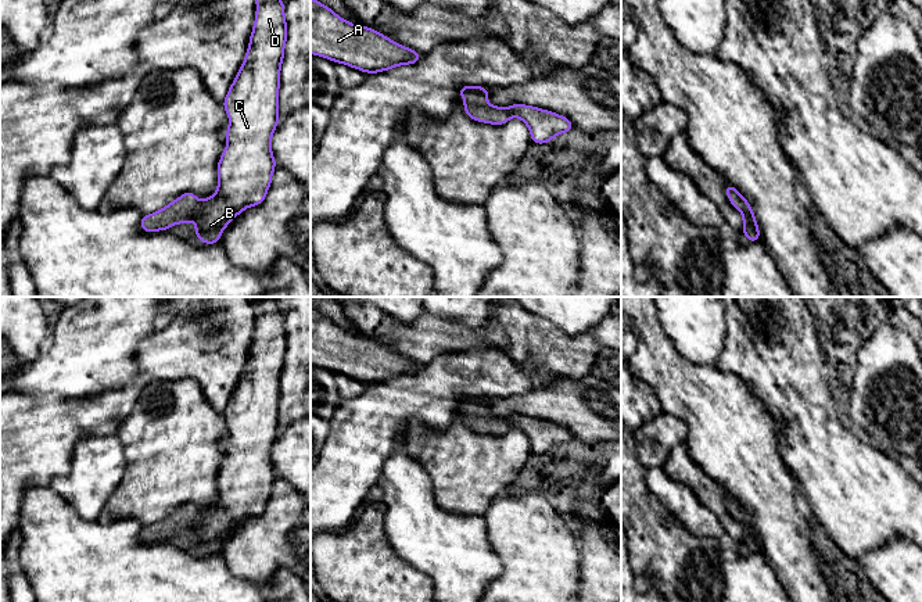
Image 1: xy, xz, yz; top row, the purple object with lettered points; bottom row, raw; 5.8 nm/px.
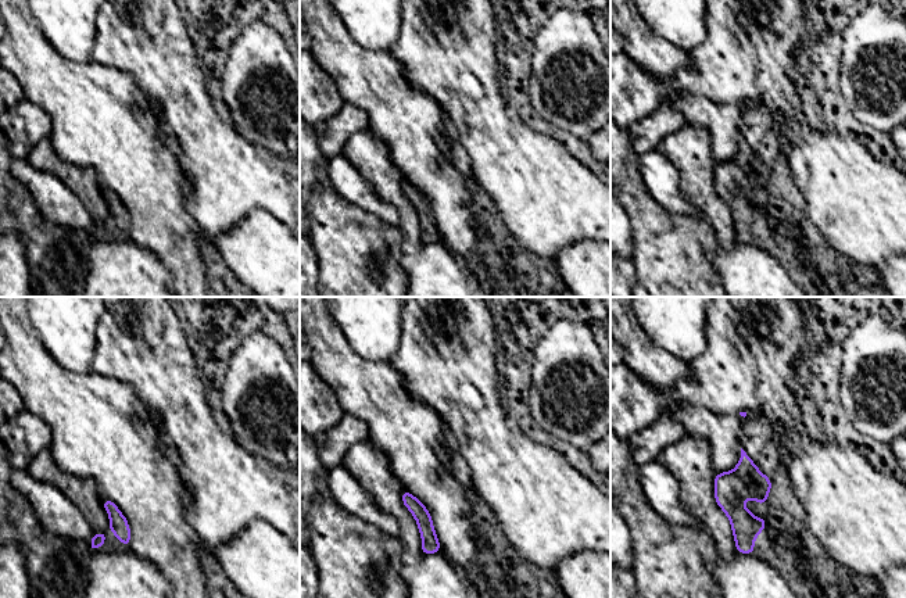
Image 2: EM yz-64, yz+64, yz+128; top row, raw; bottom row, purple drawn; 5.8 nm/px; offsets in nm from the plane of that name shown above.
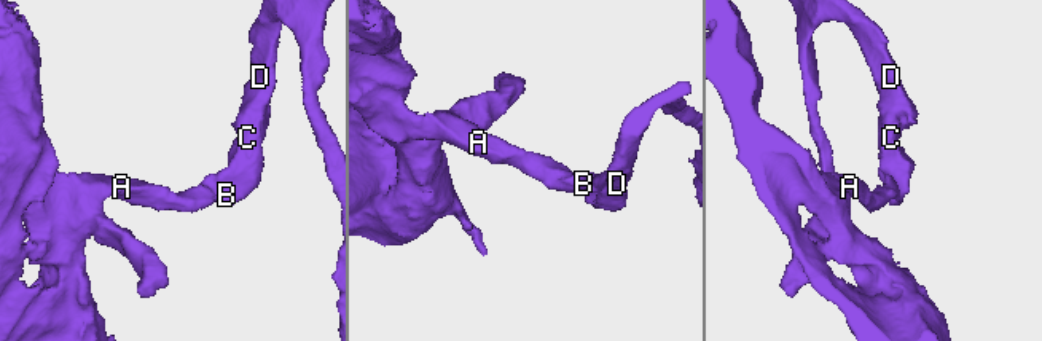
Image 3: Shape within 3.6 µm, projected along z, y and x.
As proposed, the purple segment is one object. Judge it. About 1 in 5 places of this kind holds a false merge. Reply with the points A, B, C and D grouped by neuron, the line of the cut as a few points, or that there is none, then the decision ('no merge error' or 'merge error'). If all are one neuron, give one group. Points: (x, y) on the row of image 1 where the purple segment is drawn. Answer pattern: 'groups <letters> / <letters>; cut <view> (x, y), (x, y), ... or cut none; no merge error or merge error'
groups A B C D; cut none; no merge error

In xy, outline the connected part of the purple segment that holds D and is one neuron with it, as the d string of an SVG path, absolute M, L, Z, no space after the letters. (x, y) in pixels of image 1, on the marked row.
M256 0L256 15L244 62L222 103L232 123L226 129L227 146L218 162L216 193L201 201L191 191L182 194L165 208L144 215L140 221L144 232L168 230L176 223L195 221L194 234L204 244L215 244L232 219L245 208L263 203L276 168L270 140L280 121L280 67L287 42L284 6L281 0Z

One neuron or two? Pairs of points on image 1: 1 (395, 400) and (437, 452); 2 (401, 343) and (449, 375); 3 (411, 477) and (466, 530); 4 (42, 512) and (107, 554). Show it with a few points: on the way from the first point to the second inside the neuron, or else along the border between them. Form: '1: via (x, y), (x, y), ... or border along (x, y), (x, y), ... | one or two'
1: border along (445, 430), (431, 430), (413, 423), (405, 434) | two
2: border along (460, 353), (441, 353), (422, 365) | two
3: via (413, 494), (449, 530) | one
4: via (58, 529), (83, 554), (90, 554) | one

